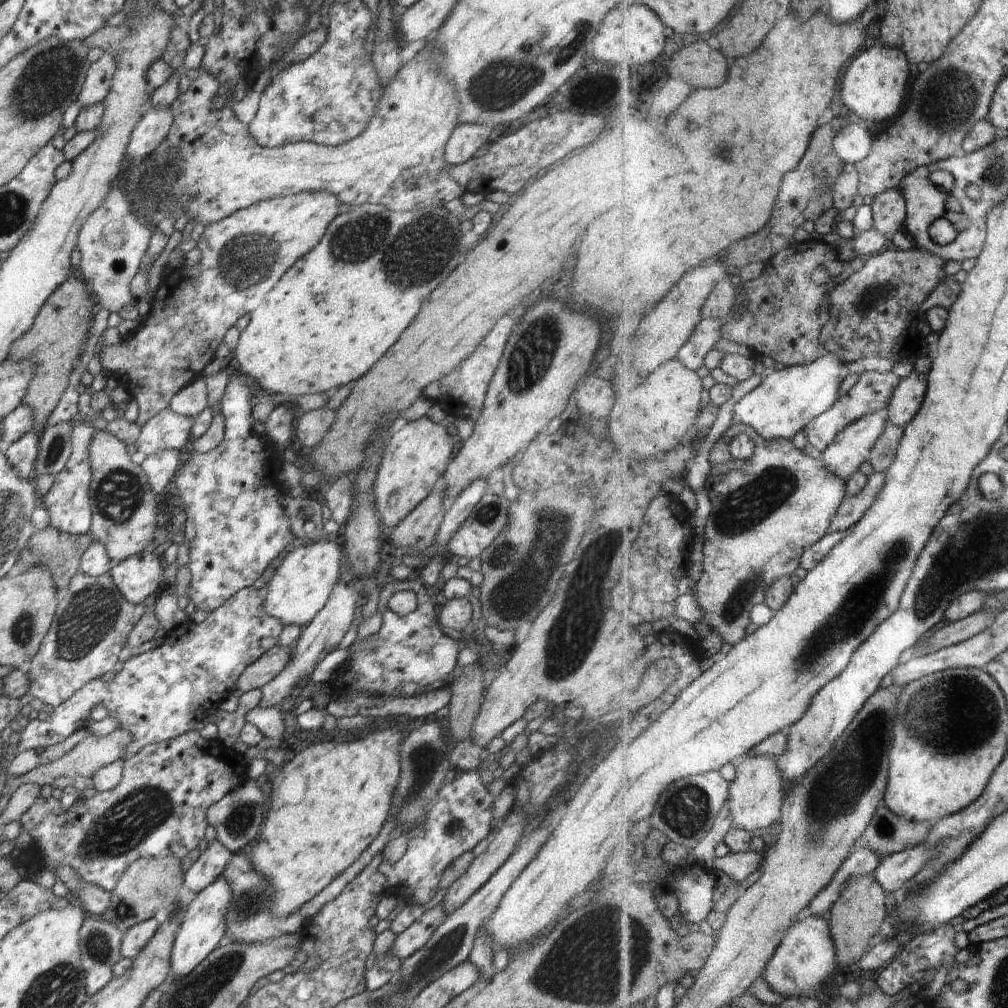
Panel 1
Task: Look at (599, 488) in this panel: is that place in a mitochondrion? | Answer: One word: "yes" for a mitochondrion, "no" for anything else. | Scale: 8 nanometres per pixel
no

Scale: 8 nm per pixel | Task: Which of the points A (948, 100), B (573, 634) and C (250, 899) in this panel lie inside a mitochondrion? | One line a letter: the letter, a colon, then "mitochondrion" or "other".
A: mitochondrion
B: mitochondrion
C: mitochondrion

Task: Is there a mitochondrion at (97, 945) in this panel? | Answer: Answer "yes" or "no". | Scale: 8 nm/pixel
yes

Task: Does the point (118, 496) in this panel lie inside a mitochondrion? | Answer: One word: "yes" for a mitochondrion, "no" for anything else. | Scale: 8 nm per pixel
yes

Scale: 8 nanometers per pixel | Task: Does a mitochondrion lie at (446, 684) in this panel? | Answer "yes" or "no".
no

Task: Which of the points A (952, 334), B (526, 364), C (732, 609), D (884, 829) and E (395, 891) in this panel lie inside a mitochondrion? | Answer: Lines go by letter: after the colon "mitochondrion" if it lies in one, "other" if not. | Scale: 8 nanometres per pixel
A: other
B: mitochondrion
C: mitochondrion
D: mitochondrion
E: other

